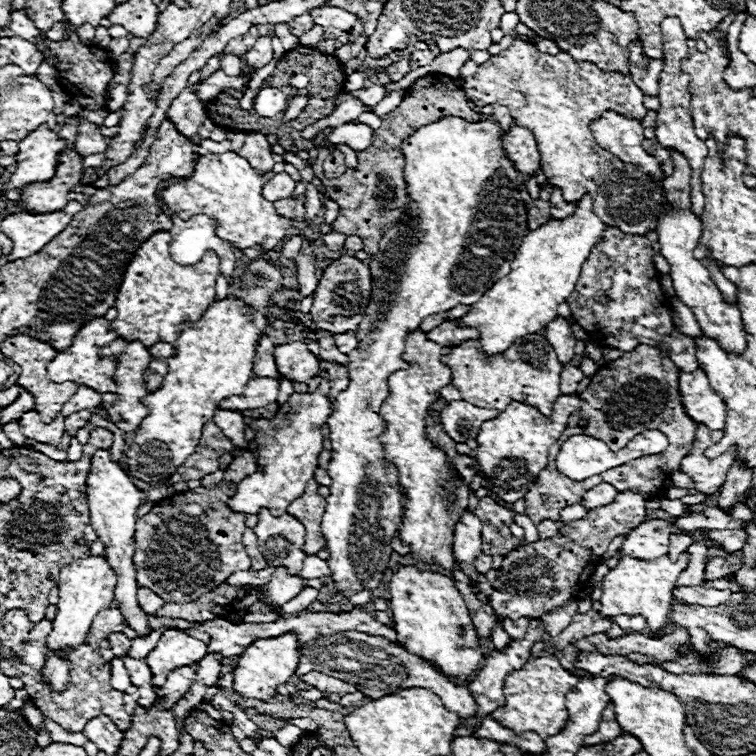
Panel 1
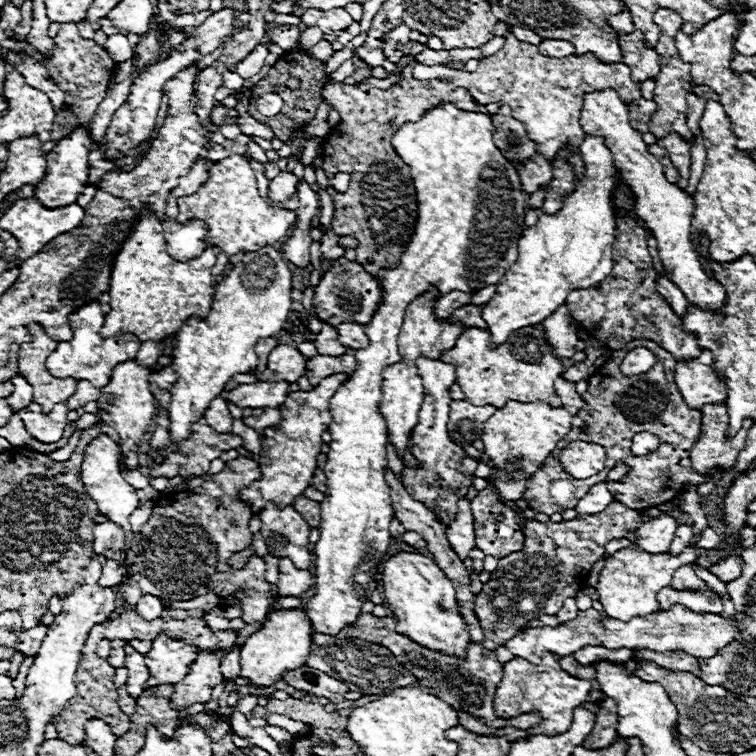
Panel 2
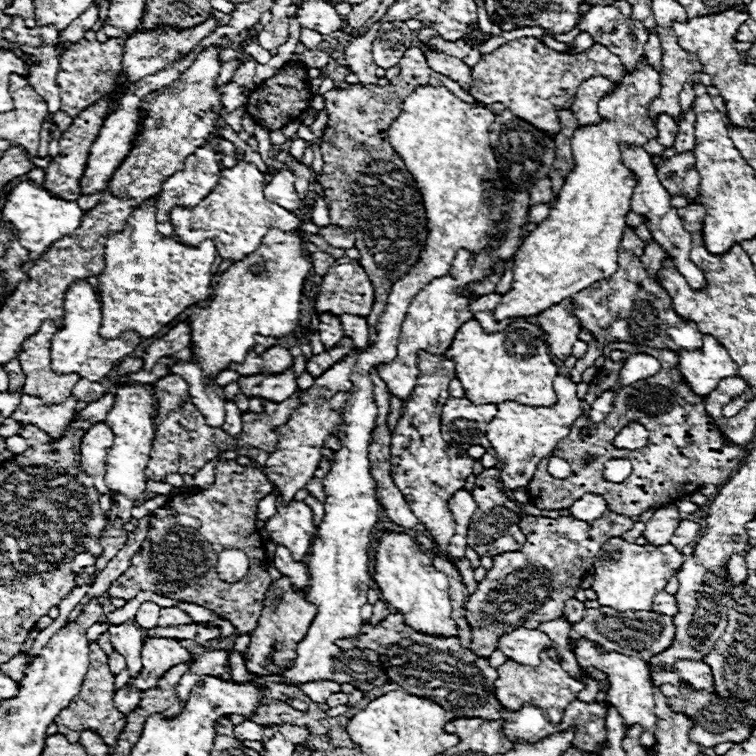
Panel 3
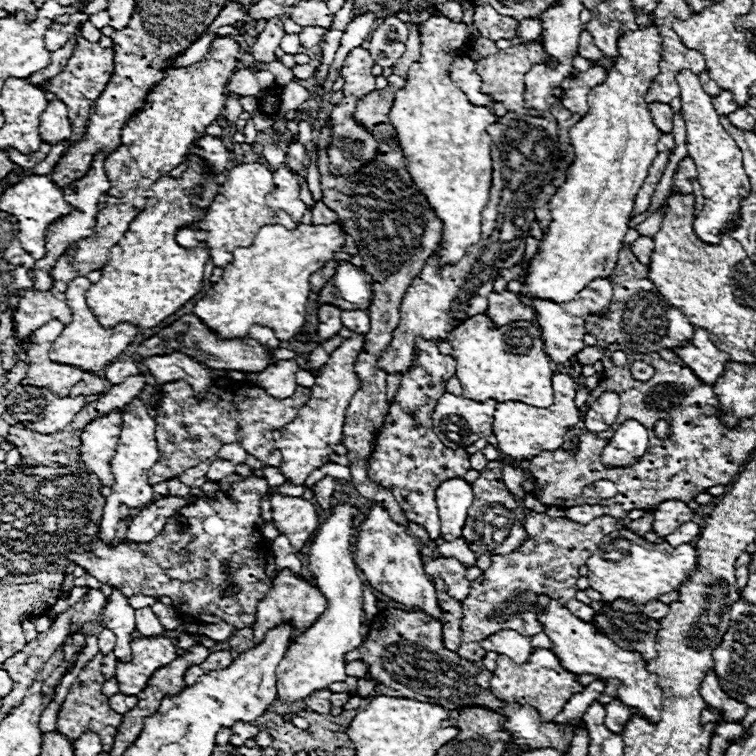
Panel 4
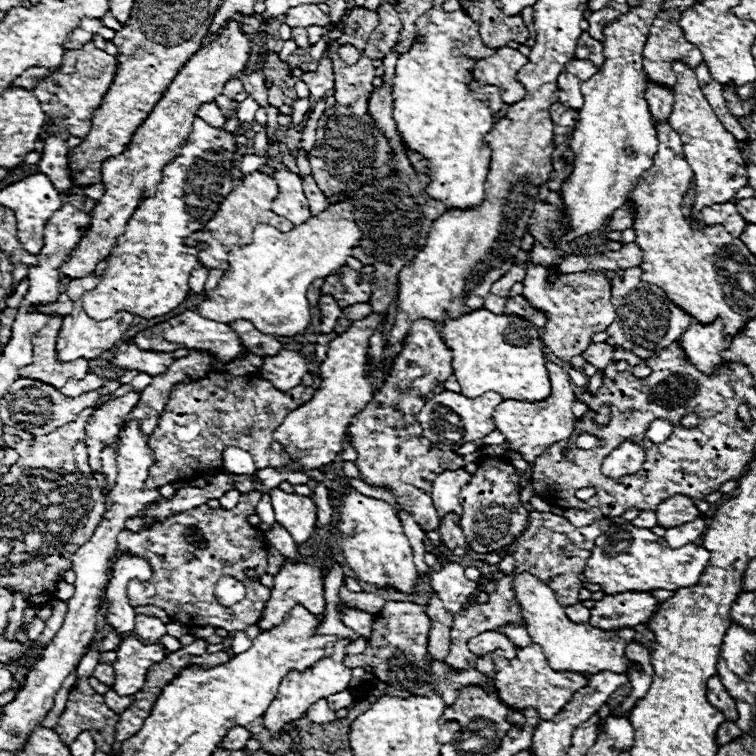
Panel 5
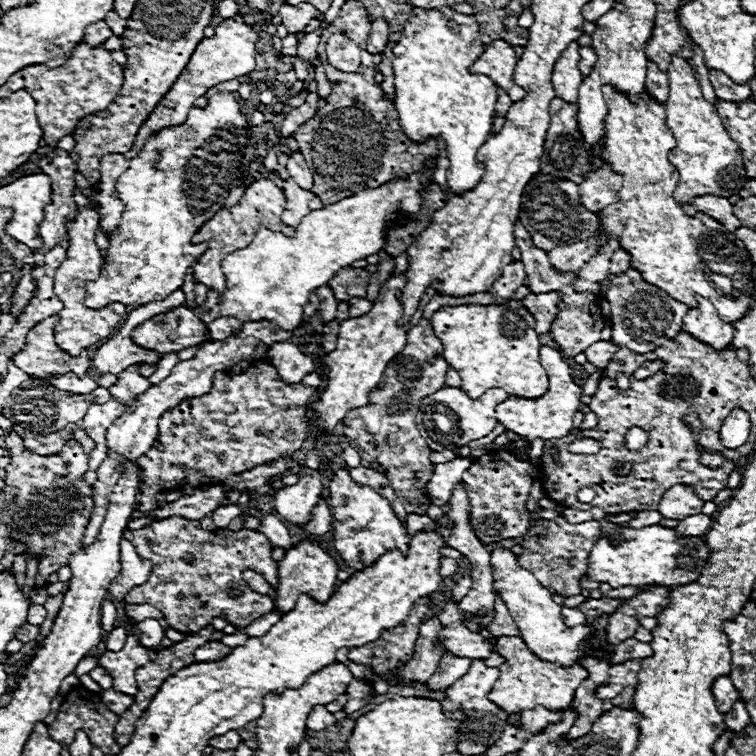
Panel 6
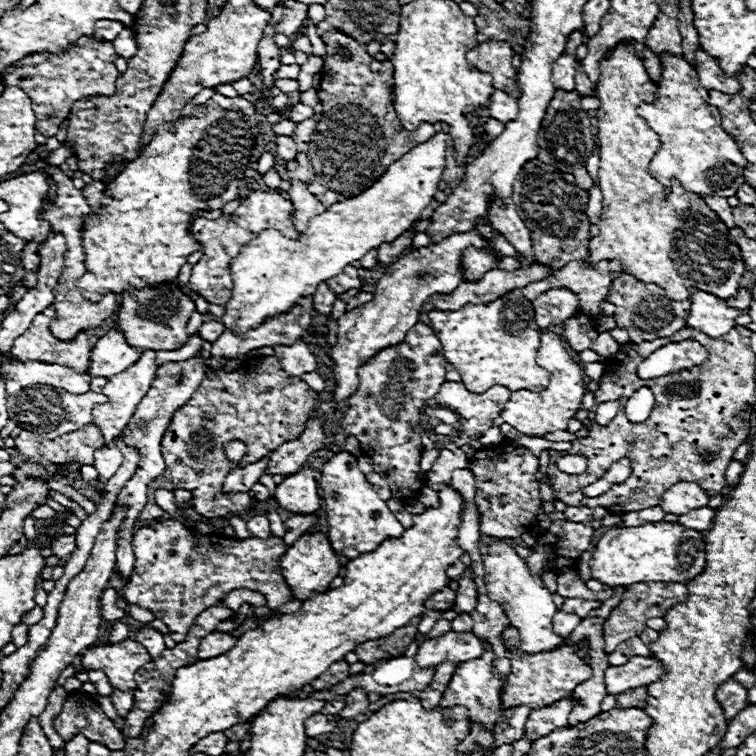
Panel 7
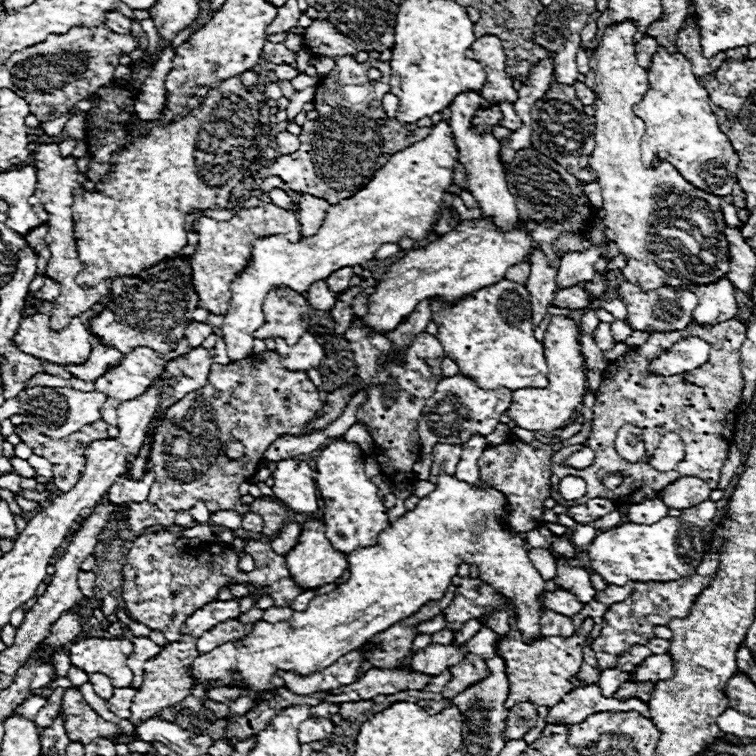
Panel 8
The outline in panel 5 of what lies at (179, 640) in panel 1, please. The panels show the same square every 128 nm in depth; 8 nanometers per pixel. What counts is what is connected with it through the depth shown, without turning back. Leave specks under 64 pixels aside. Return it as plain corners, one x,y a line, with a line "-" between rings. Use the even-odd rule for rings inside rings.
126,636
118,648
118,658
112,664
116,682
114,692
120,696
136,694
146,680
146,672
152,664
162,662
168,650
162,644
144,644
136,636

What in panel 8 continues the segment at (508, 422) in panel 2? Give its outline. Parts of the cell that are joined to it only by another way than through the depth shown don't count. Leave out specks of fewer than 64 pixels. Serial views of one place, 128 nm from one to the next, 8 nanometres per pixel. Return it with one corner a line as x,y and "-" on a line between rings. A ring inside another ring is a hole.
552,316
550,326
544,334
544,360
548,364
548,386
546,388
520,388
512,394
512,404
508,408
510,420
516,422
518,428
532,430
532,432
552,432
556,428
562,428
574,410
582,404
582,398
586,394
586,368
584,356
578,348
578,326
574,320
566,316

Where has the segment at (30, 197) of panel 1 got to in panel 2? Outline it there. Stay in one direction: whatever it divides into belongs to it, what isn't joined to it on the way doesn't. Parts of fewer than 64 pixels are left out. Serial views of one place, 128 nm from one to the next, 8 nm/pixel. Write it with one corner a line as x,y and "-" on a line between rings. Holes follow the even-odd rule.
80,128
60,140
48,158
48,176
34,188
34,198
44,206
68,206
76,202
78,194
88,186
88,152
92,148
92,140
86,128

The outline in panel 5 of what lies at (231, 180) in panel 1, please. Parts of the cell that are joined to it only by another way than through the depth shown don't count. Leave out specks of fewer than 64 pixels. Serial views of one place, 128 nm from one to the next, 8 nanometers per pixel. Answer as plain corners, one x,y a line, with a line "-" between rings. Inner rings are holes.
256,170
252,174
248,174
246,178
240,178
236,182
236,190
232,190
232,194
228,194
228,198
224,198
224,202
220,204
220,210
216,210
214,218
208,220
208,226
204,226
204,230
192,233
185,239
185,244
188,246
198,246
200,243
208,244
206,250
200,250
198,258
200,264
204,268
220,268
220,270
228,270
228,252
232,246
244,246
252,242
252,232
256,224
272,224
284,232
292,230
294,224
288,222
286,218
274,214
270,210
270,200
276,192
278,196
278,184
274,182
272,176

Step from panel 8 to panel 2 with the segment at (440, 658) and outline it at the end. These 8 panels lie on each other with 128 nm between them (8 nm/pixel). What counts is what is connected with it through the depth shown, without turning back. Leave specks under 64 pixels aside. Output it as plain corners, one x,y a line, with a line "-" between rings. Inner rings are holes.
672,606
672,610
660,610
648,616
634,616
628,622
622,622
622,620
610,618
604,612
590,608
584,612
578,612
578,616
572,622
566,622
562,626
556,626
556,628
544,626
544,628
532,628
526,632
518,632
506,644
514,656
520,656
532,664
538,664
544,652
552,652
558,656
570,656
582,646
604,646
610,650
646,646
654,652
684,650
696,658
708,658
708,656
714,656
724,646
728,646
734,640
734,636
736,636
734,614
728,618
722,618
720,614
692,612
692,610
684,610
682,606

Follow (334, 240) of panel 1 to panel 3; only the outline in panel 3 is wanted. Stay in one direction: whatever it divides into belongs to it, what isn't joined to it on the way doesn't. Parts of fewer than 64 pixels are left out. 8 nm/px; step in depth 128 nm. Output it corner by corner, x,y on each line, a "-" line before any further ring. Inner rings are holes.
314,198
312,200
312,204
316,204
314,208
312,208
312,212
310,212
310,220
318,226
318,228
322,228
322,226
328,226
330,224
330,218
328,218
328,208
326,208
326,202
322,200
322,198
-
322,250
314,252
310,258
312,258
312,266
314,266
316,274
320,274
320,276
324,276
324,274
328,272
328,268
336,262
336,260
332,258
332,254
326,254
326,252
322,252

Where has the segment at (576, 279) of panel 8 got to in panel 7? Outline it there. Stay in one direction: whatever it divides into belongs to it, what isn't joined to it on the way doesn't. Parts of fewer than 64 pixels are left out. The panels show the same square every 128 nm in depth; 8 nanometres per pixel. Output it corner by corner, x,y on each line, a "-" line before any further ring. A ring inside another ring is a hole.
620,44
608,58
600,62
600,80
598,80
598,146
600,146
600,168
598,168
598,186
604,196
604,208
598,222
600,234
590,240
586,261
590,267
601,260
620,260
624,272
640,278
640,282
672,282
674,298
686,300
688,288
698,288
710,294
716,294
722,300
736,296
740,280
744,276
744,260
738,244
728,236
724,222
704,204
704,200
666,200
668,186
658,182
650,172
650,158
662,146
660,136
646,124
642,116
636,114
636,108
642,102
654,102
656,84
648,78
642,60
636,58
634,48

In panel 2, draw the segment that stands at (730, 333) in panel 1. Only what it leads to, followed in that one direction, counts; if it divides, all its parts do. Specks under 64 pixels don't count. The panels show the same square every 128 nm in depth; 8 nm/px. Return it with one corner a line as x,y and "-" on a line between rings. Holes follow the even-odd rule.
614,90
590,92
584,96
580,126
586,134
602,136
608,150
612,150
616,168
620,170
620,174
624,176
624,180
632,186
632,190
636,194
636,214
652,228
654,238
658,240
662,264
664,264
668,276
672,278
672,282
676,282
676,286
680,286
680,290
684,292
684,296
688,298
690,304
696,304
710,312
720,310
726,302
726,290
718,282
710,280
704,274
704,270
700,268
698,256
692,250
690,224
694,218
696,202
692,196
684,194
678,186
674,186
666,180
662,164
658,162
658,158
654,158
646,150
646,142
642,140
642,134
632,128
630,118
628,118
628,106
624,102
620,102
620,98

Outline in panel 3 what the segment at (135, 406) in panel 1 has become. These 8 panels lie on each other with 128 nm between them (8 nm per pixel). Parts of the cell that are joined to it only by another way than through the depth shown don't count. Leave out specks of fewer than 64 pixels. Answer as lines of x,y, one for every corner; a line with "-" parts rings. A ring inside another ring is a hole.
126,382
118,386
114,394
114,406
110,408
104,420
116,436
114,446
108,450
108,470
106,470
104,482
112,492
124,494
130,500
138,500
146,490
144,470
150,458
154,432
156,432
154,416
156,416
156,406
154,406
154,396
150,394
148,386
140,382

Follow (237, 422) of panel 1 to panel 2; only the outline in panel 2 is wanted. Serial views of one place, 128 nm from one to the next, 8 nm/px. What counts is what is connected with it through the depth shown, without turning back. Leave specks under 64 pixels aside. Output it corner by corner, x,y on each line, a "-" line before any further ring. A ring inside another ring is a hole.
218,396
214,400
214,404
210,404
204,418
208,420
208,426
212,426
216,432
232,432
232,420
234,418
226,406
224,396

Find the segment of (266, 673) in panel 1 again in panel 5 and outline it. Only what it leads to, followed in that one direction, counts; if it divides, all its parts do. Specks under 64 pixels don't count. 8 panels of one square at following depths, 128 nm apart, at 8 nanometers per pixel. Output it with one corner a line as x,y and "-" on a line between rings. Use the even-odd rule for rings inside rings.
300,560
300,562
284,562
280,572
274,576
274,586
272,586
272,596
266,602
262,616
258,620
258,626
262,630
268,630
276,624
282,622
282,618
296,606
302,604
308,612
312,614
322,614
326,608
324,602
324,588
322,588
322,568
316,560

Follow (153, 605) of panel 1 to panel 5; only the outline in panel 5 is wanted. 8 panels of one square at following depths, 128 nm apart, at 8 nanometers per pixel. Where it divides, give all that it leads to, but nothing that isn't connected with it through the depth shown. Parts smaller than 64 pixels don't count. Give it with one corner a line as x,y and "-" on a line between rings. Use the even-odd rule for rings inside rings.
138,614
134,634
138,638
144,638
144,642
158,642
166,634
166,624
160,622
160,618
156,618
156,616

